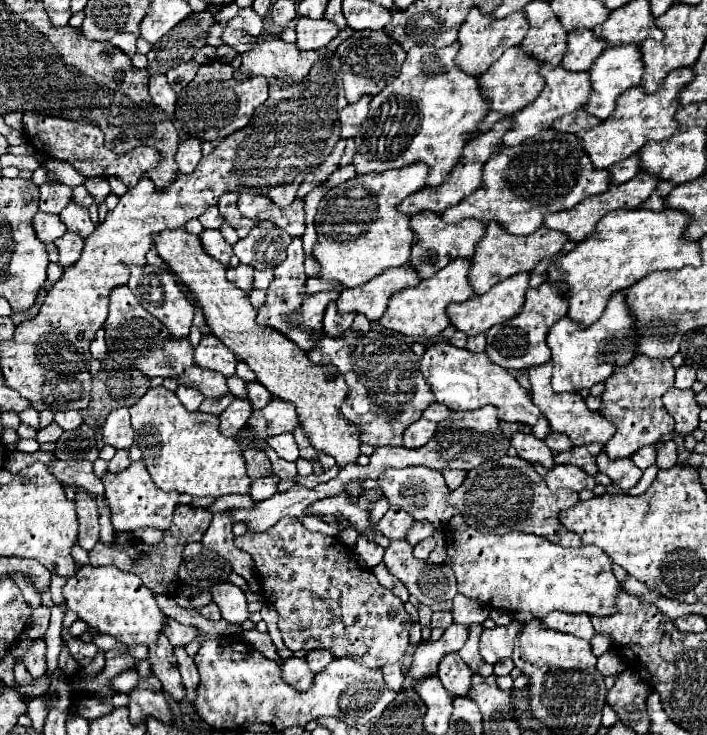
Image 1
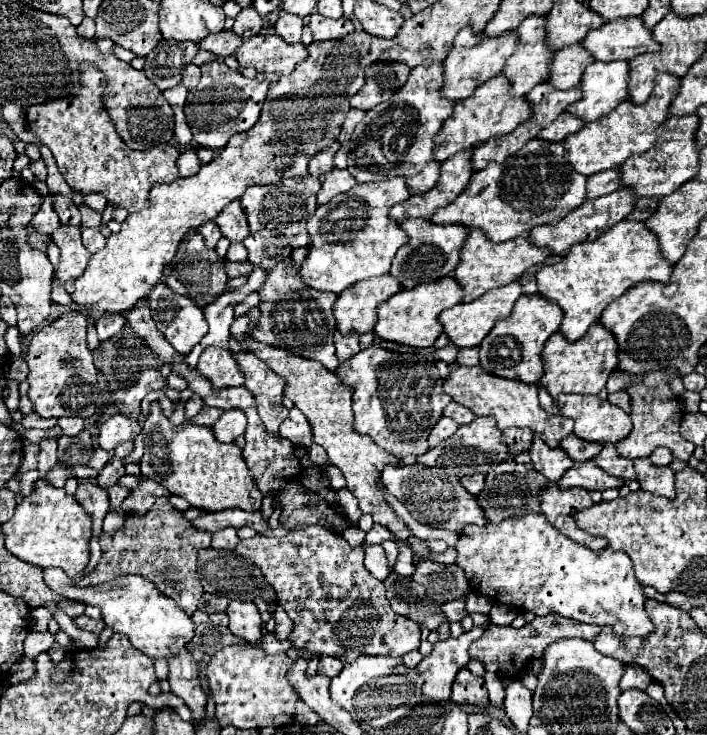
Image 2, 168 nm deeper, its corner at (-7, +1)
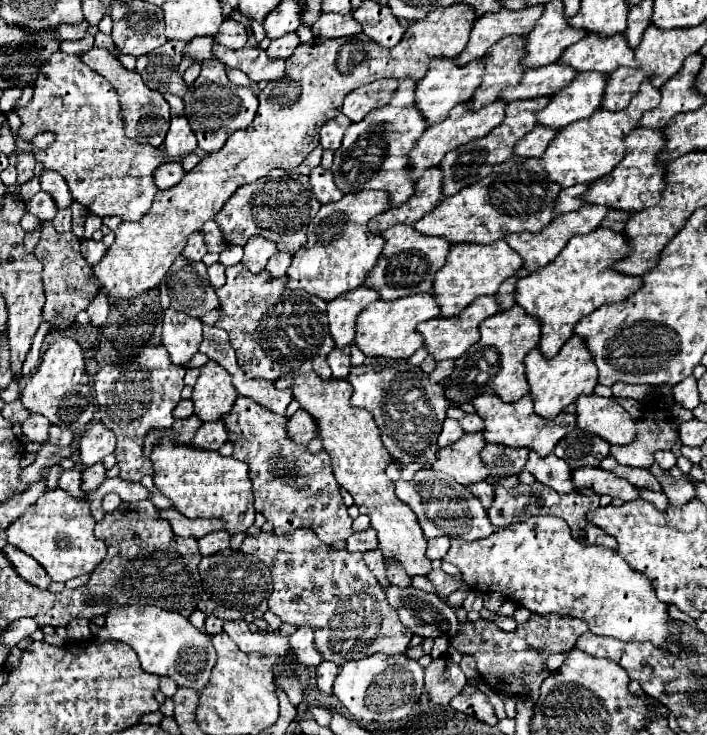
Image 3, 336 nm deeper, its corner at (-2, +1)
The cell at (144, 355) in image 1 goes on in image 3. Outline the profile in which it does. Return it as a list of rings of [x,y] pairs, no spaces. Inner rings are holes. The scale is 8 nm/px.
[[[239,396],[229,414],[223,416],[229,428],[229,440],[235,446],[233,458],[249,464],[249,476],[253,480],[255,510],[261,512],[267,522],[273,524],[275,534],[291,534],[301,526],[317,532],[319,540],[333,544],[347,540],[351,530],[351,518],[347,506],[339,494],[339,484],[331,470],[327,452],[311,454],[305,446],[295,444],[285,434],[287,418],[275,416],[255,400]]]

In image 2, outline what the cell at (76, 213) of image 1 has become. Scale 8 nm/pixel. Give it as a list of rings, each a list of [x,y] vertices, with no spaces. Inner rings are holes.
[[[82,226],[82,242],[90,254],[94,254],[106,246],[106,238],[100,234],[100,228],[84,228]]]

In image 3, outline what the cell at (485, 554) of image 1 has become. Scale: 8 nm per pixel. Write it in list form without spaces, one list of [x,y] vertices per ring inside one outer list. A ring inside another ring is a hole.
[[[527,516],[523,522],[515,522],[507,528],[495,530],[483,540],[451,540],[451,548],[443,558],[445,562],[457,566],[463,574],[463,580],[481,594],[501,594],[515,604],[525,606],[535,614],[559,614],[585,620],[589,630],[597,636],[611,636],[623,642],[639,640],[653,642],[659,648],[671,648],[673,654],[679,652],[679,632],[667,626],[669,614],[667,606],[657,600],[651,582],[641,572],[635,572],[625,564],[625,560],[605,546],[583,546],[567,528],[563,518],[553,516]]]

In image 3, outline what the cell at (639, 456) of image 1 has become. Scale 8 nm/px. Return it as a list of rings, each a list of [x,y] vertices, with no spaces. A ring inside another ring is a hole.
[[[655,452],[655,462],[663,468],[663,470],[669,470],[675,466],[677,458],[673,456],[673,452]]]

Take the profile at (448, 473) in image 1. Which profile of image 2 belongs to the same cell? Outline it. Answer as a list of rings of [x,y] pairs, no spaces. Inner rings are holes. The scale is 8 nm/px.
[[[484,474],[466,476],[466,478],[462,478],[460,482],[462,482],[462,486],[464,486],[470,494],[474,494],[474,496],[478,496],[478,494],[484,490]]]

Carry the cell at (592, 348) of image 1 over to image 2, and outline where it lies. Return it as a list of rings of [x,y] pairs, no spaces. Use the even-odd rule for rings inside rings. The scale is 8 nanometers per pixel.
[[[592,324],[588,332],[570,344],[560,332],[556,332],[542,348],[542,360],[544,360],[544,376],[540,380],[540,386],[548,390],[548,394],[556,400],[560,394],[598,394],[610,376],[612,370],[616,370],[616,340],[612,334],[602,328],[602,324]]]

